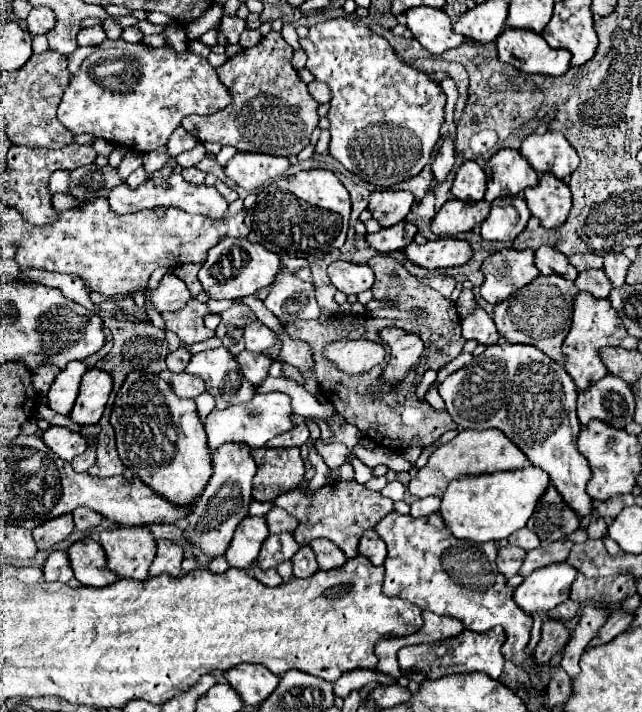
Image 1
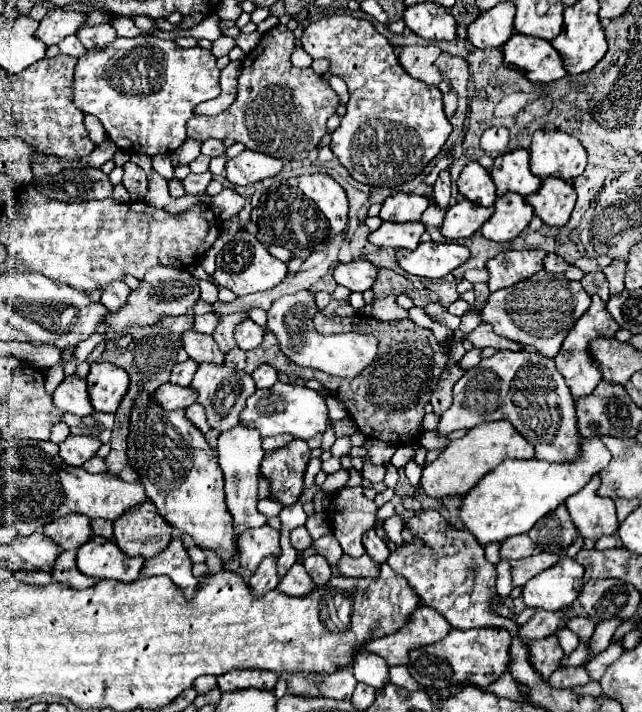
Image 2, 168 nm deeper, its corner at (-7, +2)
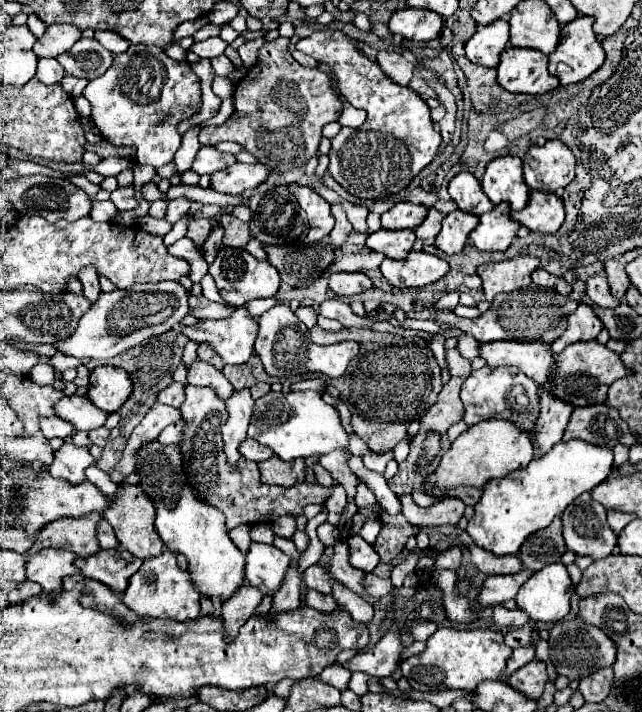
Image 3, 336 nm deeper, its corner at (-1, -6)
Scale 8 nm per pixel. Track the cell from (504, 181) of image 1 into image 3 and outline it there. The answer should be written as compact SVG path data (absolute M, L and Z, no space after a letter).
M497 157L493 159L481 179L483 191L491 203L507 201L513 211L521 211L529 199L529 187L523 181L521 159L519 157Z

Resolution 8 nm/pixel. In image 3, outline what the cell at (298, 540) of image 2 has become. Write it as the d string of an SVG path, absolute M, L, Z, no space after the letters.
M293 559L283 587L273 595L273 607L271 607L269 615L277 615L279 611L291 611L291 609L297 609L301 605L299 581L301 579L299 579L299 573L297 573L297 559Z

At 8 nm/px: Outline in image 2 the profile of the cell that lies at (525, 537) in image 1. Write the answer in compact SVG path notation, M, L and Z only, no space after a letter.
M515 535L515 537L505 539L501 543L501 557L509 559L509 561L523 559L523 557L529 557L533 553L537 553L537 547L529 535Z

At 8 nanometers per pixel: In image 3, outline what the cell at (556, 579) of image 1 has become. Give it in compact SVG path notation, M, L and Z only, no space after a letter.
M553 563L533 573L519 589L515 601L533 621L561 621L569 613L573 587L563 563Z

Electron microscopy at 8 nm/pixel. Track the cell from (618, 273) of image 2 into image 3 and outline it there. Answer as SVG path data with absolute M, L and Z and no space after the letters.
M605 275L589 277L589 279L585 281L585 293L587 293L587 297L589 297L595 305L599 305L599 307L613 309L613 307L619 307L619 305L621 305L621 301L611 295Z

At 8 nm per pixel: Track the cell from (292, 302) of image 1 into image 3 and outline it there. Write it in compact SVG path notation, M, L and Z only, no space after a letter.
M275 305L259 317L259 335L255 339L255 353L261 359L267 375L279 379L299 379L309 373L323 373L329 379L337 379L345 373L349 361L359 353L355 341L321 346L311 343L307 327L297 319L289 305Z

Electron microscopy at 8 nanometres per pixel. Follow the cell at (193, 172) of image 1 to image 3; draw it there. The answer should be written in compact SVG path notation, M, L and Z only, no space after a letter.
M173 199L173 201L169 201L169 207L167 207L167 215L165 215L165 219L173 225L173 223L177 223L183 215L187 215L187 211L189 211L189 205L191 205L191 201L189 199Z

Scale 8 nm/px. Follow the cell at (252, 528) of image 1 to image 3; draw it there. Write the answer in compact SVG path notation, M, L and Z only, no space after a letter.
M251 543L247 553L247 581L263 595L275 595L289 569L289 557L273 545Z

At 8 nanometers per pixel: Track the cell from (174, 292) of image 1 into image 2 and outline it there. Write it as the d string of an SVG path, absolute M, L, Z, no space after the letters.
M153 267L147 271L145 279L141 281L141 287L137 291L131 291L127 305L115 313L109 313L105 317L105 323L115 331L115 333L125 333L127 327L131 325L153 325L153 321L165 317L165 315L185 315L193 303L199 299L199 279L193 277L185 269L175 269L175 267Z

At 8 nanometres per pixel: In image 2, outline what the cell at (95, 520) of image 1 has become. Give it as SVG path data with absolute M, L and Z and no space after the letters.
M91 519L91 531L93 531L93 535L111 539L113 537L113 523L107 519Z

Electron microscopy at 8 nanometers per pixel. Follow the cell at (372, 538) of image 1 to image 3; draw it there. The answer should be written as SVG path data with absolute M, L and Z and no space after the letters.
M349 535L347 545L349 545L349 563L353 567L365 573L371 573L377 567L379 555L373 549L373 545L369 545L365 539L361 539L359 535Z

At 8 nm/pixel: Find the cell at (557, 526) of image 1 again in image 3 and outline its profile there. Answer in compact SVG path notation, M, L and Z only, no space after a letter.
M553 519L545 531L537 531L525 539L519 551L519 559L525 569L529 571L539 571L551 563L557 563L561 555L565 553L565 543L561 535L561 519Z

